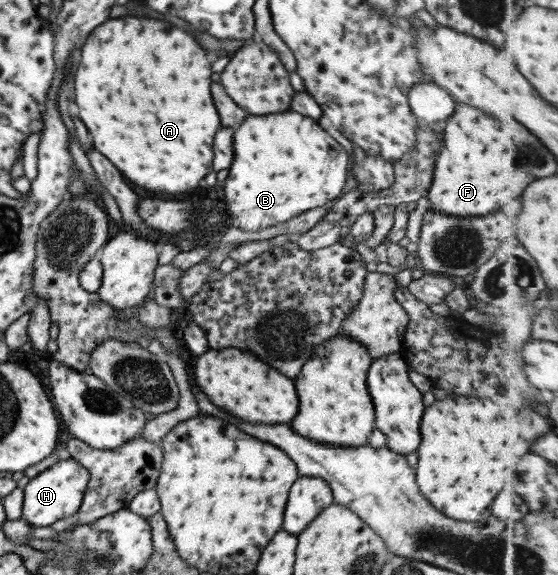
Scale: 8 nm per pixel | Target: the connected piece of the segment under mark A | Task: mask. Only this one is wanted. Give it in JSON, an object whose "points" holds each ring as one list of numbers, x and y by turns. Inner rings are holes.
{"points":[[122,16,116,19,105,19,101,24,86,36,80,46,80,59,76,66,73,77,73,108,77,118,85,124,89,130,89,140,93,140,97,152,101,152,115,168,121,170,121,174,131,180,137,186,143,186,143,190,149,192,161,192,161,194,181,194,181,192,191,192,199,180,211,170,211,138,219,130,219,116,213,108,211,94,209,94,209,62,205,58,205,52,195,44,195,40,181,32,179,28,159,22,159,20,149,20,147,16]]}

